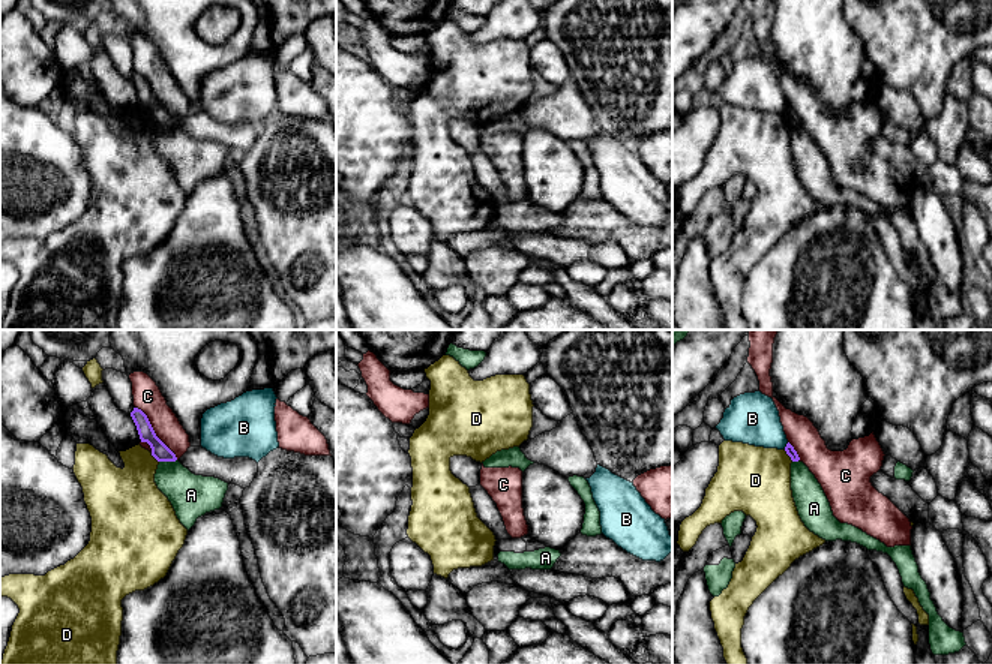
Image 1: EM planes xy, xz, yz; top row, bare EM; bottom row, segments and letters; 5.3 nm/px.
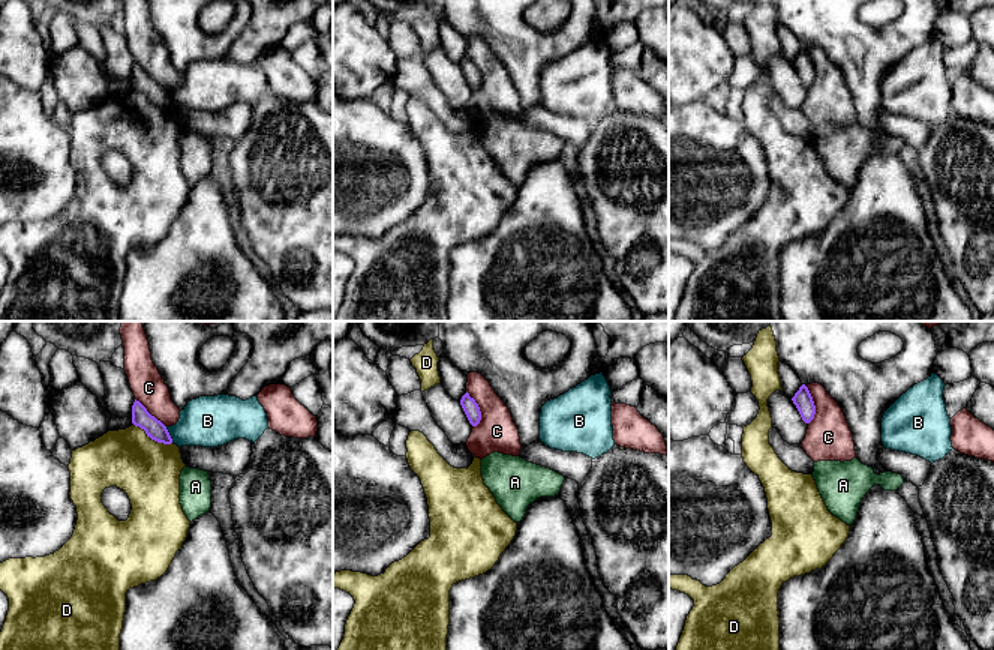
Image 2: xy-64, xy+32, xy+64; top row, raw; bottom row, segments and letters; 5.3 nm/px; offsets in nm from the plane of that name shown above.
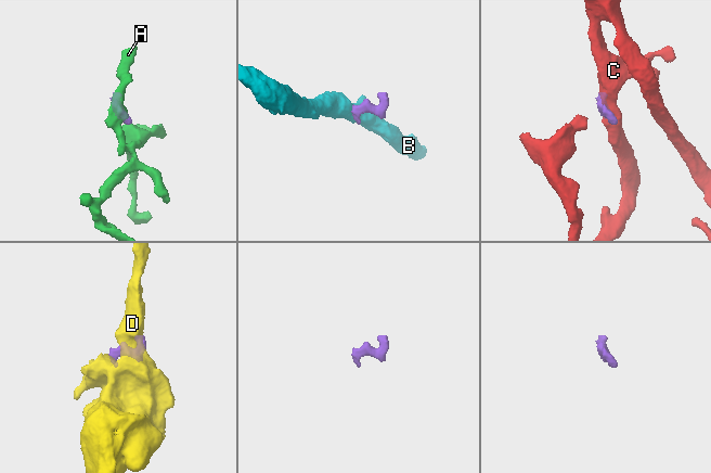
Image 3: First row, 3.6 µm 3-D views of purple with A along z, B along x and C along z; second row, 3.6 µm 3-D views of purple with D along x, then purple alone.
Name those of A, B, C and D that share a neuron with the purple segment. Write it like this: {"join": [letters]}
{"join": []}

